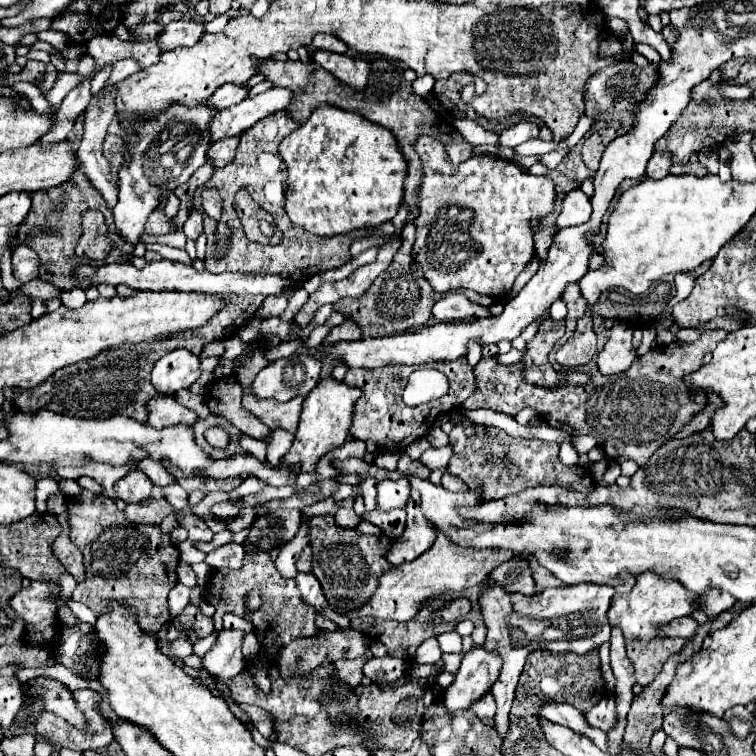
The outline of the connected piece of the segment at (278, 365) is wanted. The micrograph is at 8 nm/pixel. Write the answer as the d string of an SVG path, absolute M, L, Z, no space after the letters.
M293 355L279 359L261 369L251 385L257 399L289 401L297 395L309 395L319 383L321 361L311 355Z

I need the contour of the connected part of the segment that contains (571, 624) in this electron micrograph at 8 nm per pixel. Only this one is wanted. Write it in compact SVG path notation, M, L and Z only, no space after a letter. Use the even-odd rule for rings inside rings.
M623 575L623 583L619 587L605 587L605 585L593 585L593 583L577 583L577 585L567 585L567 587L553 587L543 591L541 595L525 597L519 593L505 593L501 587L489 587L481 597L481 611L485 617L487 625L487 641L483 647L487 651L497 651L503 669L499 679L495 681L491 695L497 701L497 717L495 717L495 731L505 737L509 729L509 709L511 701L515 697L515 687L519 681L519 675L525 665L525 657L531 651L537 649L547 649L551 653L561 653L561 651L571 651L577 655L583 655L595 647L601 647L609 639L609 621L607 621L607 609L609 603L615 595L627 595L631 587L635 585L635 575ZM561 621L565 621L567 627L561 627ZM539 629L561 629L563 639L543 639L543 631Z

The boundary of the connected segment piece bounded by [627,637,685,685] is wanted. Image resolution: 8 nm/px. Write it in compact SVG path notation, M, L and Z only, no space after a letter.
M655 637L647 643L627 643L627 657L635 667L637 683L649 685L655 675L661 671L663 663L681 651L685 645L683 639L669 639L669 637Z

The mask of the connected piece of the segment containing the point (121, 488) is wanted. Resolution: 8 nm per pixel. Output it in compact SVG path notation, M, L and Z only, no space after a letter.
M129 471L125 477L121 477L113 485L115 495L125 503L141 503L141 501L149 499L151 489L153 489L153 483L149 481L147 475L139 473L139 471Z

